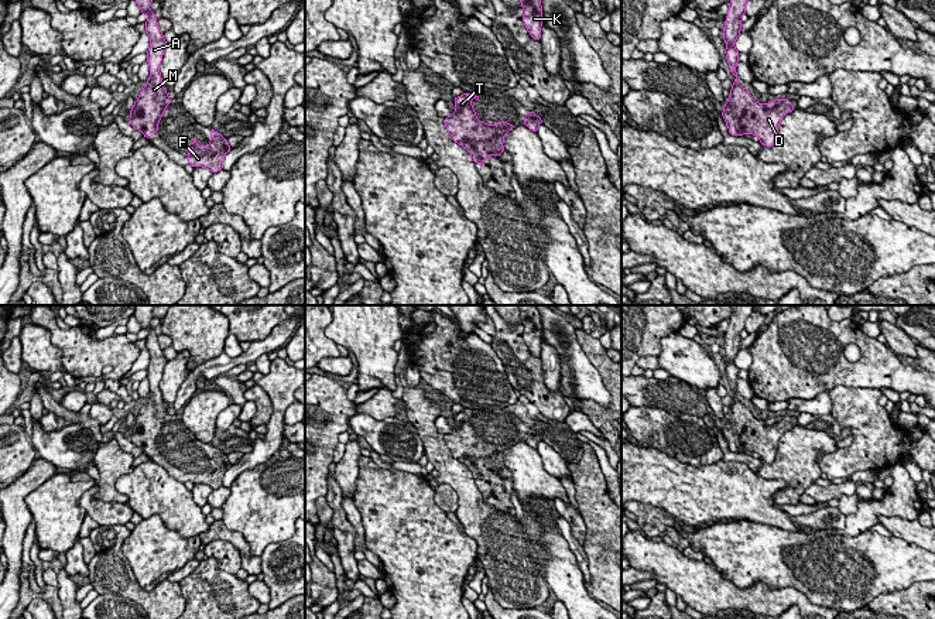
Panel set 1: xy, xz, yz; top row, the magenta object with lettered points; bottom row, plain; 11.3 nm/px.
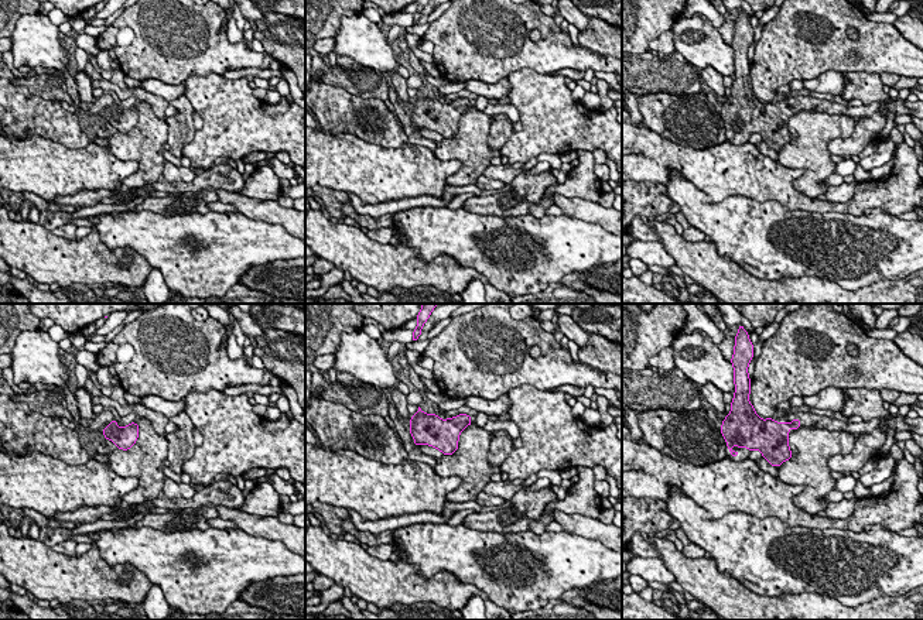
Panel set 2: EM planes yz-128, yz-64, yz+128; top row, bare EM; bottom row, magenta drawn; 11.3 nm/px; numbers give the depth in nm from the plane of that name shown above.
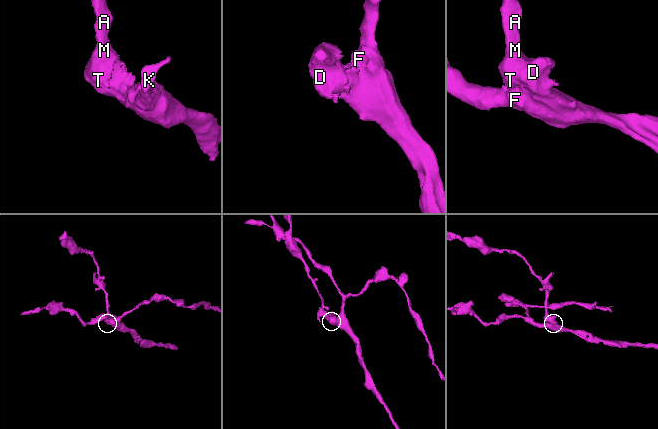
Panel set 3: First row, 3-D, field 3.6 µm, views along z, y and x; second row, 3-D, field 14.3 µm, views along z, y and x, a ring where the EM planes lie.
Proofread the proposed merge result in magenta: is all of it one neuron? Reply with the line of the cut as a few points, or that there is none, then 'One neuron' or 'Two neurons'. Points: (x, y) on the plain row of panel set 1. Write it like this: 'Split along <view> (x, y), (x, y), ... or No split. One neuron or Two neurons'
No split. One neuron

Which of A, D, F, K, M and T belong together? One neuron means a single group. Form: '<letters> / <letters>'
A D F K M T

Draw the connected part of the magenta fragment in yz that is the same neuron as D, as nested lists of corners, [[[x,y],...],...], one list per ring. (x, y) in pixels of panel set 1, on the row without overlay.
[[[732,305],[732,317],[723,343],[723,356],[726,358],[726,376],[730,389],[736,393],[730,406],[730,414],[725,420],[722,432],[732,452],[744,449],[757,452],[760,459],[773,464],[777,455],[778,442],[787,428],[795,427],[790,415],[775,415],[766,421],[757,420],[749,406],[737,399],[736,382],[739,367],[734,358],[740,352],[742,335],[746,329],[746,321],[753,312],[754,305]]]

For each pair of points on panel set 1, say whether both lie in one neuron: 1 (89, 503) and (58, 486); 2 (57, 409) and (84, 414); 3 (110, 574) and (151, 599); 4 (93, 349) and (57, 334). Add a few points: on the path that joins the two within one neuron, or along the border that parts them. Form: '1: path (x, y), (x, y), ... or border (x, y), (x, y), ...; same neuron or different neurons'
1: border (89, 488), (81, 498), (81, 506), (85, 513); different neurons
2: path (64, 413), (76, 416); same neuron
3: path (120, 580), (141, 597); same neuron
4: path (85, 349), (65, 341); same neuron

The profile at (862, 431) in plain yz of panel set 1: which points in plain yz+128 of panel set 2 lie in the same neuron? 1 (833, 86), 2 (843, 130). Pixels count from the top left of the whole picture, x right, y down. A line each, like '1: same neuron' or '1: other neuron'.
1: other neuron
2: other neuron

